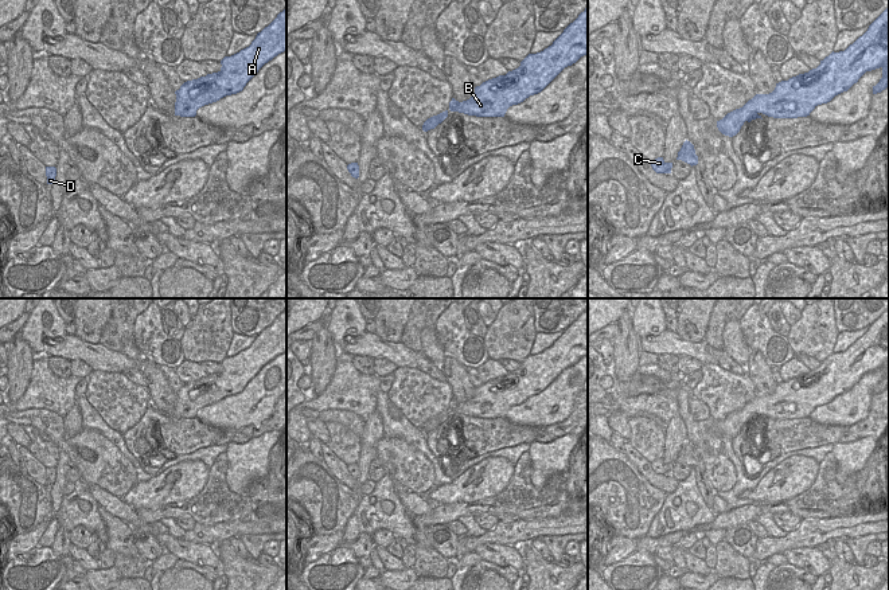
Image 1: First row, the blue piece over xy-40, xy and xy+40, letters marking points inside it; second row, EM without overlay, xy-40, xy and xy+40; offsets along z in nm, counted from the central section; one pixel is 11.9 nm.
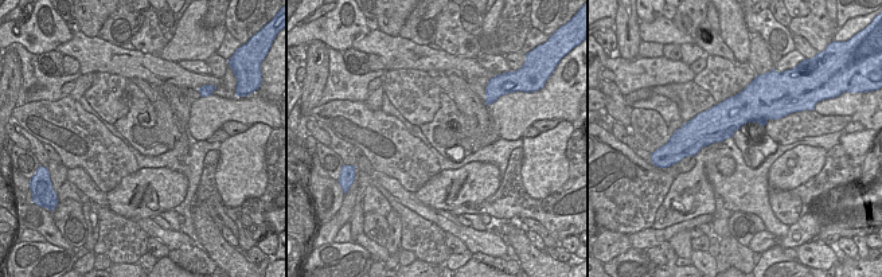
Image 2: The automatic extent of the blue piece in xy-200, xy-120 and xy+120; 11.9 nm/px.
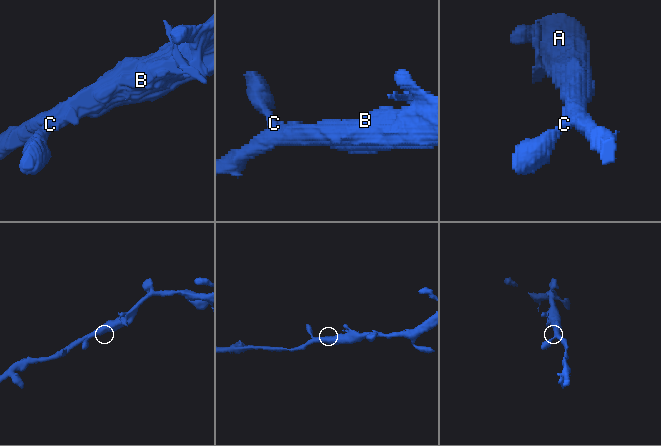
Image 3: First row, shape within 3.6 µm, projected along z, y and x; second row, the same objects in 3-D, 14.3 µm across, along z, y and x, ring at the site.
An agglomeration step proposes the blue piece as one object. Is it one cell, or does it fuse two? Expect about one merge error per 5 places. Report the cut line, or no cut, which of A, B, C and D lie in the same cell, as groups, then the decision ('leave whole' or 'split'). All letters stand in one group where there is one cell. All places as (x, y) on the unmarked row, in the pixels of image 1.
no cut | A B C D | leave whole

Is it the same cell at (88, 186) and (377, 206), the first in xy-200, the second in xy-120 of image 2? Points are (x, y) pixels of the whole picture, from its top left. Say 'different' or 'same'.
different

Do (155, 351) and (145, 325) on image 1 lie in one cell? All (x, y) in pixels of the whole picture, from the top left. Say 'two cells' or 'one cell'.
one cell

